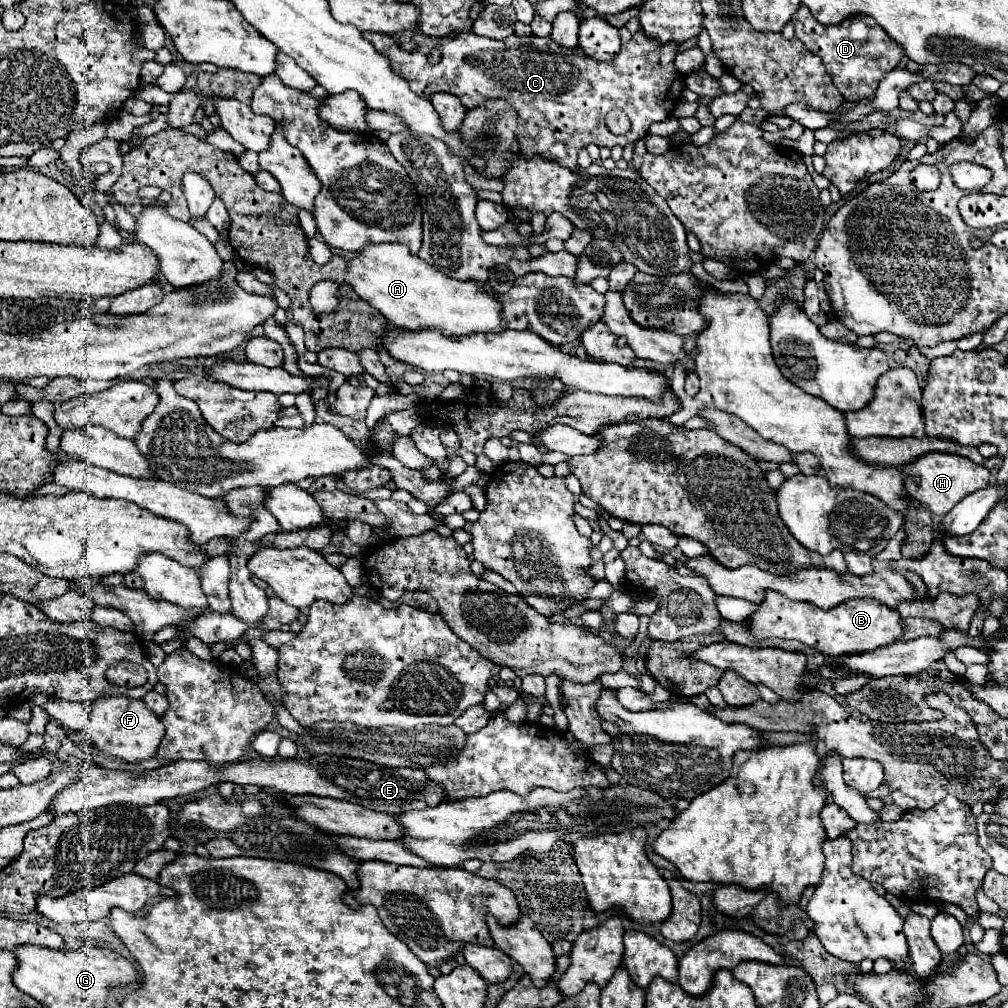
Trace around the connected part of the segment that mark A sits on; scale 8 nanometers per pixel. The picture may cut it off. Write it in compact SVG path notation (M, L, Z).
M366 245L362 253L356 253L354 259L348 263L346 283L350 283L364 301L376 307L394 327L400 329L438 329L442 331L442 335L450 337L480 331L506 331L506 321L502 319L502 303L494 293L478 287L474 279L458 281L436 271L420 257L410 255L406 245Z

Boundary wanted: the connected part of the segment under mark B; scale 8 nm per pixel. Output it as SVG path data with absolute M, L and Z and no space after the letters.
M766 591L764 601L756 605L756 611L744 621L744 627L758 641L768 637L796 639L826 655L828 659L848 653L872 651L876 647L894 643L902 635L902 619L898 611L874 599L850 599L824 611L814 603L792 601L784 595L778 595L776 591Z

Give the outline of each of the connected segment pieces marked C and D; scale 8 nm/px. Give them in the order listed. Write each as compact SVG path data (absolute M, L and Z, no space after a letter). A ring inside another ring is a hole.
M402 31L402 35L386 35L386 33L362 33L364 39L368 39L380 53L384 53L390 61L394 71L404 77L410 85L410 89L420 97L430 97L436 91L446 91L456 95L466 109L476 107L478 103L484 103L486 99L506 99L516 111L518 111L518 131L516 139L520 143L522 155L544 155L546 159L558 161L560 165L566 165L570 169L578 167L576 153L578 149L596 143L598 147L614 147L614 145L626 145L632 141L638 141L648 135L648 127L654 121L664 121L672 109L676 99L680 99L684 89L684 77L674 69L674 57L678 53L676 43L658 43L644 35L644 31L636 31L628 43L622 45L620 53L612 61L594 61L590 59L580 47L566 49L558 43L554 43L550 37L518 37L512 35L504 41L494 41L486 37L478 37L472 31L470 33L450 33L444 37L426 37L418 31ZM402 43L414 43L412 49L404 49ZM438 49L440 61L430 63L430 53ZM610 109L622 109L630 123L632 131L626 135L614 135L608 131L604 119Z
M800 5L792 17L792 23L796 37L806 45L806 49L822 57L822 63L826 65L834 85L844 95L844 99L854 103L874 97L882 77L896 69L904 57L904 51L898 47L898 43L890 39L888 33L878 23L874 23L872 17L866 15L850 15L838 25L822 25L812 17L808 7Z

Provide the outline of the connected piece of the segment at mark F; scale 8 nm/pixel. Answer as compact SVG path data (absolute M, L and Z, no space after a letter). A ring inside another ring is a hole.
M100 695L88 713L88 725L84 729L84 735L104 753L112 757L120 757L124 761L144 761L154 757L160 739L164 737L164 725L160 723L160 717L154 715L142 703L142 699L130 699L126 695Z

